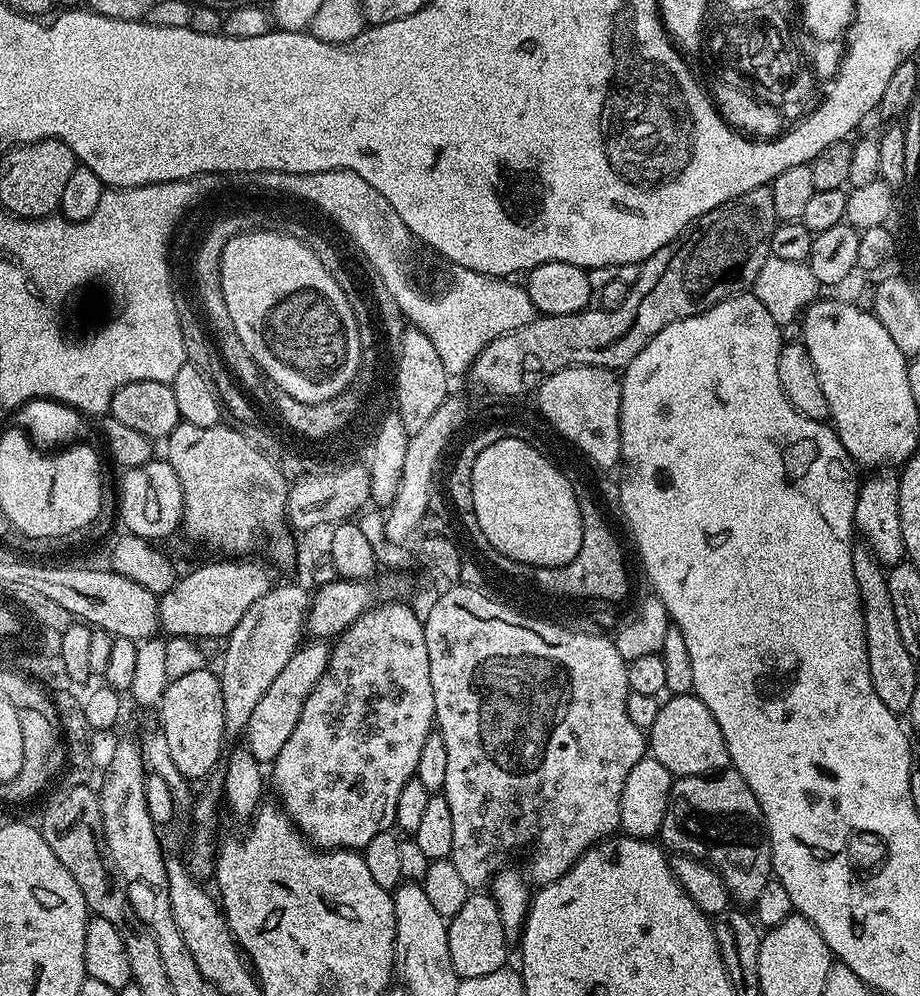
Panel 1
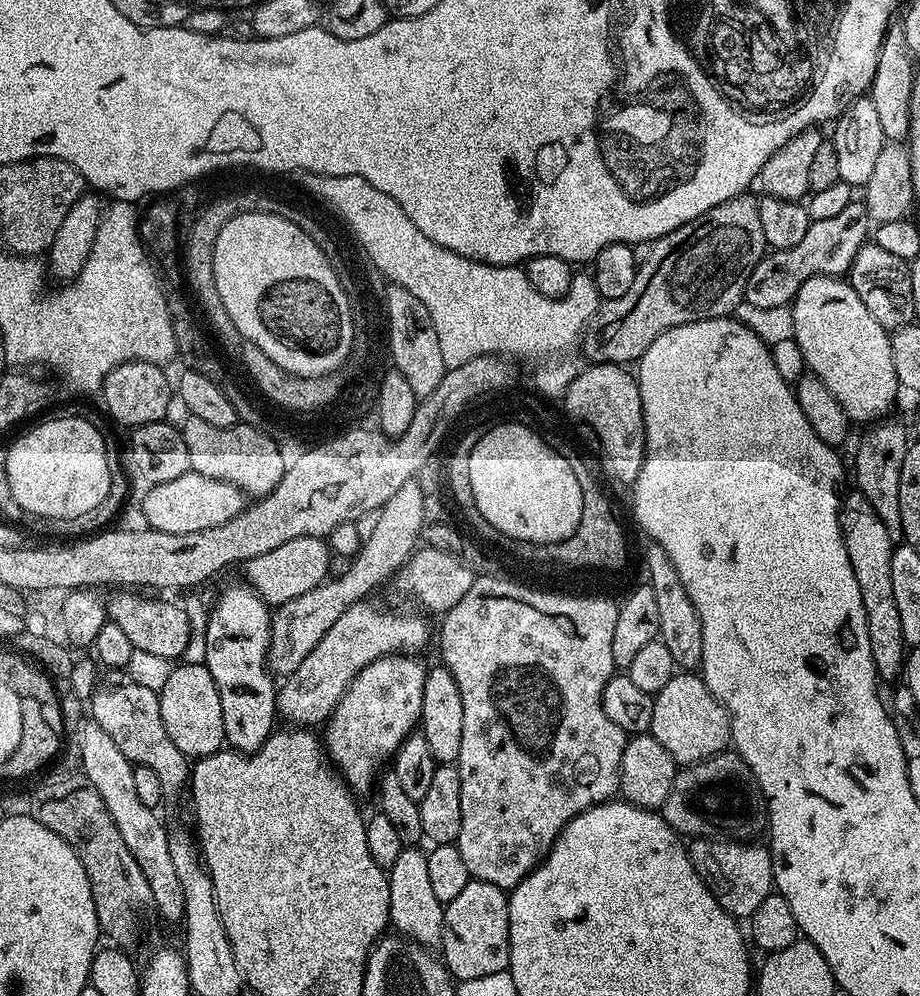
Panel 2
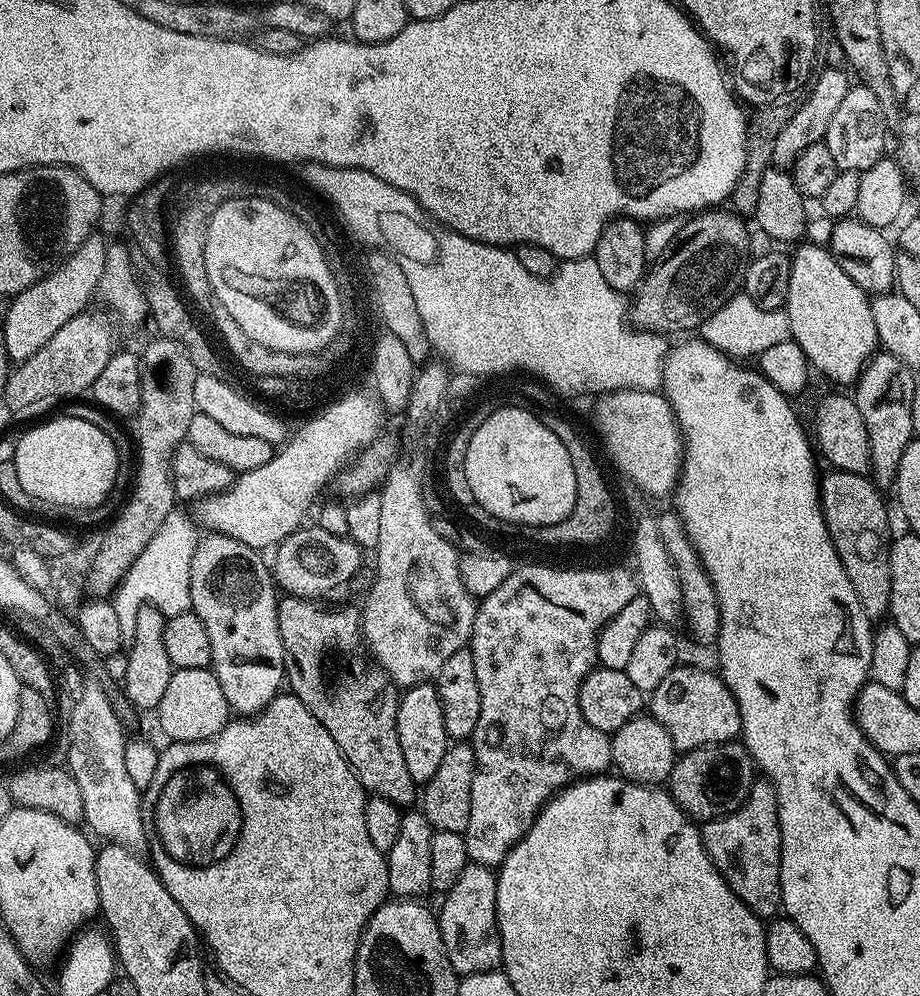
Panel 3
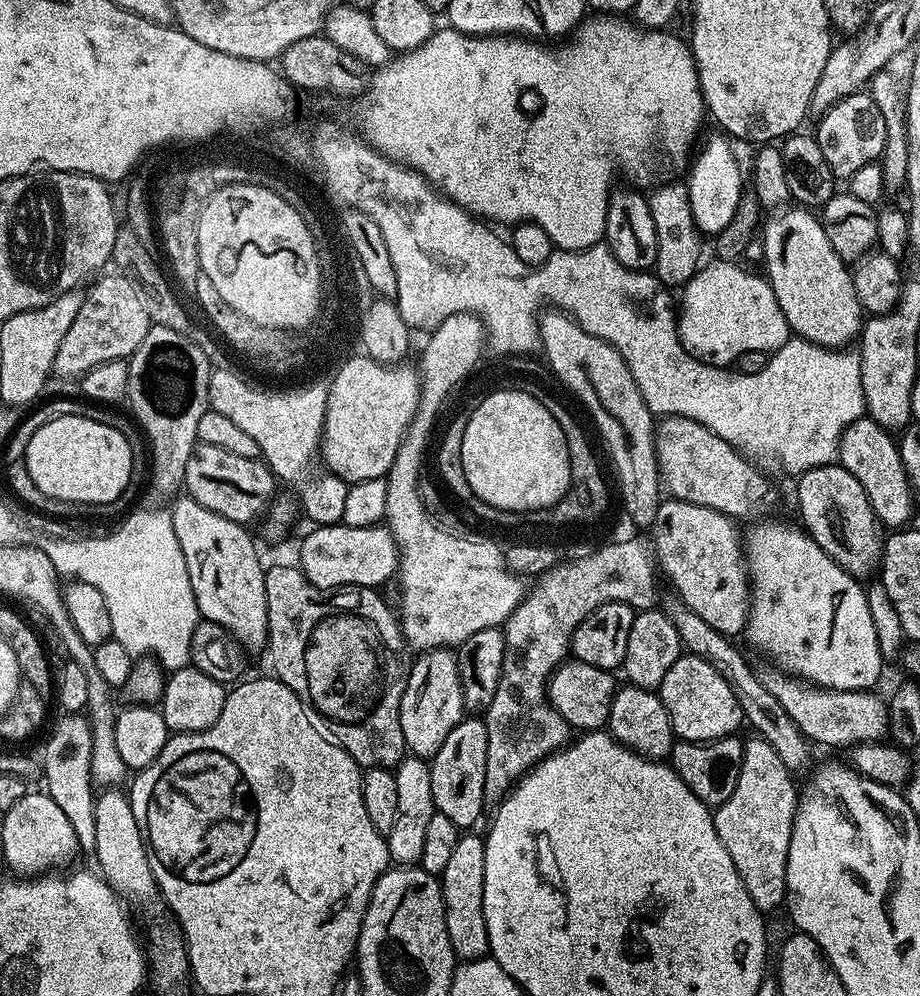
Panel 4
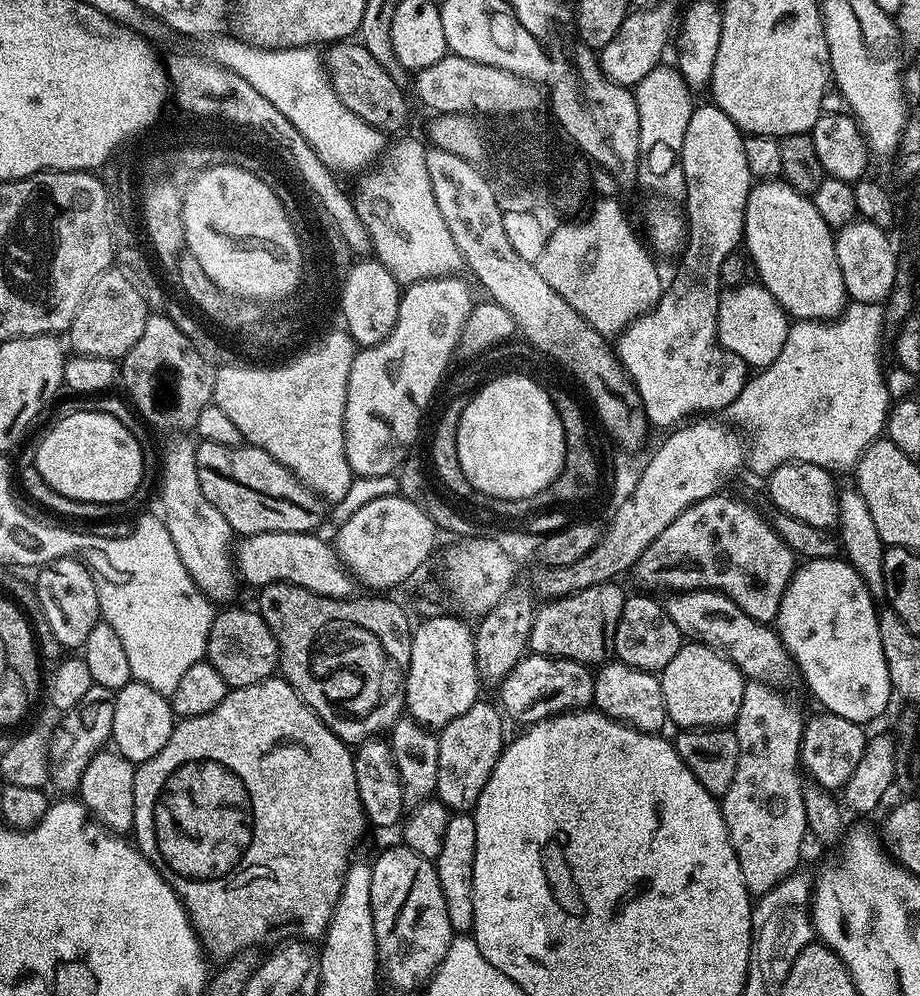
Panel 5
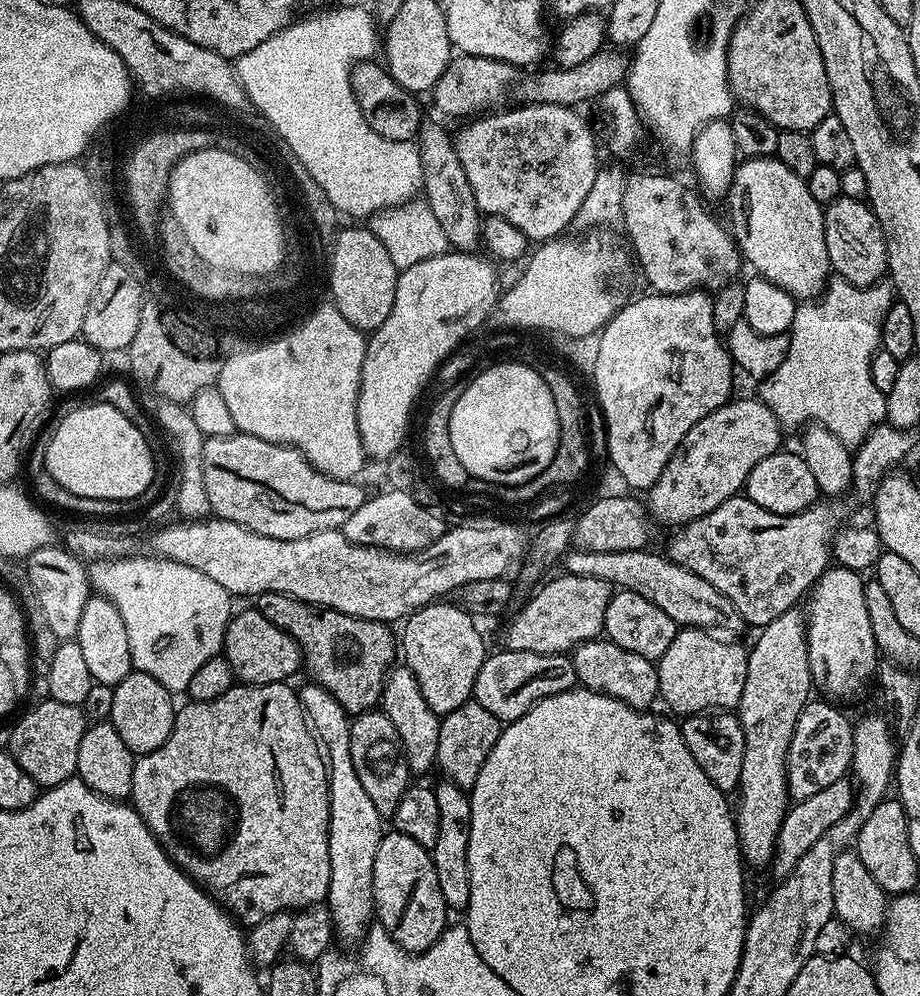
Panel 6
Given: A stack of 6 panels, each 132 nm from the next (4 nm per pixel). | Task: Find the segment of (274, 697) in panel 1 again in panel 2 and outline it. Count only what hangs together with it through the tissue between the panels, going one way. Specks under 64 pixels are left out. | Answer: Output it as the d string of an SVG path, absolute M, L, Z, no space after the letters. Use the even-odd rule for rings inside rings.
M362 599L351 604L322 634L322 642L302 658L294 671L289 672L276 694L276 715L292 726L323 725L350 686L350 682L370 662L393 654L420 654L428 644L428 624L425 617L404 612L387 612L376 604Z

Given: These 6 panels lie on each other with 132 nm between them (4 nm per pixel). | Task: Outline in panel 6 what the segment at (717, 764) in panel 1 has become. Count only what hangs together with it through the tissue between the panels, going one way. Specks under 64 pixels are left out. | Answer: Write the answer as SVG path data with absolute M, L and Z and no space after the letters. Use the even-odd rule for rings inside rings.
M680 628L674 642L670 642L670 650L658 661L659 699L665 700L680 718L697 712L735 709L742 698L742 686L746 686L748 648L742 644L720 642L701 628Z

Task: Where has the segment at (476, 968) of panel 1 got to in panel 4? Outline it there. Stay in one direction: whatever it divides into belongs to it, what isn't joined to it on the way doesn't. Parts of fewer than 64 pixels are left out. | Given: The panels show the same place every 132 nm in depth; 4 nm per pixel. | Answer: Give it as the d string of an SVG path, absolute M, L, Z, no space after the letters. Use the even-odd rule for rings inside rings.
M472 830L465 831L458 838L458 846L454 846L446 870L438 879L442 898L444 899L444 917L446 918L446 934L450 934L450 946L454 950L457 961L483 960L489 955L490 938L486 934L486 914L482 914L482 882L486 879L486 850L484 836Z

